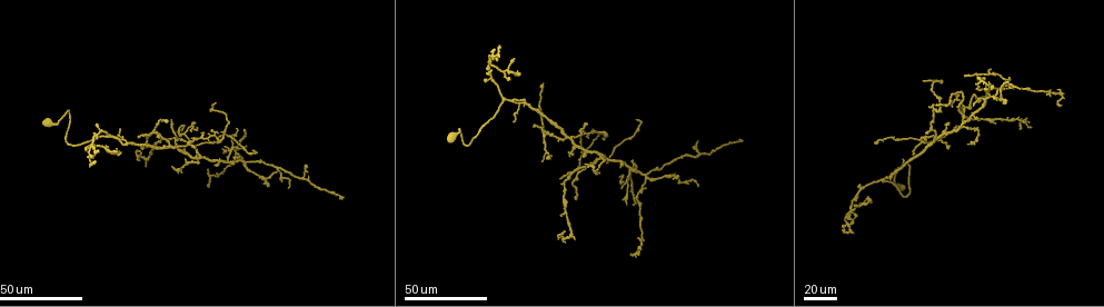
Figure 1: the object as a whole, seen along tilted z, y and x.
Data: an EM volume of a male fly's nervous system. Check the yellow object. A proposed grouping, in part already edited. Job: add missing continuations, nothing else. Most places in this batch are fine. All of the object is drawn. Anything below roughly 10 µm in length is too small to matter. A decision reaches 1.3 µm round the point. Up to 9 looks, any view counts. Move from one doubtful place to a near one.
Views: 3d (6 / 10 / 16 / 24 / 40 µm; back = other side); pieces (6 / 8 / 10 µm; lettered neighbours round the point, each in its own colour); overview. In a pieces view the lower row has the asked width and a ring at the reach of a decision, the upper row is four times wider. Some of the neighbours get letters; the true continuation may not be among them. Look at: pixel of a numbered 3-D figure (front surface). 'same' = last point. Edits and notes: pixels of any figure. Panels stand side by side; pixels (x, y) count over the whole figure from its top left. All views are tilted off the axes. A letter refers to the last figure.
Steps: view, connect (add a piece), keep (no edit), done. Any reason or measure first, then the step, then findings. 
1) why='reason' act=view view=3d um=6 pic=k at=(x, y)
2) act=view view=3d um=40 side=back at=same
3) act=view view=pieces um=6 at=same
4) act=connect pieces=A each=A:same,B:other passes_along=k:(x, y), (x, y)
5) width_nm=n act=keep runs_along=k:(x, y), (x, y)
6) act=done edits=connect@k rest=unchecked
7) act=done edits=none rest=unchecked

why='an open end' act=view view=3d um=24 pic=1 at=(1020, 119)

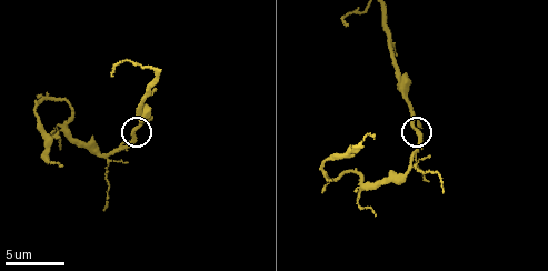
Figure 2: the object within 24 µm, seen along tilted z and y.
why='see the neighbours' act=view view=pieces um=10 pic=2 at=(420, 124)

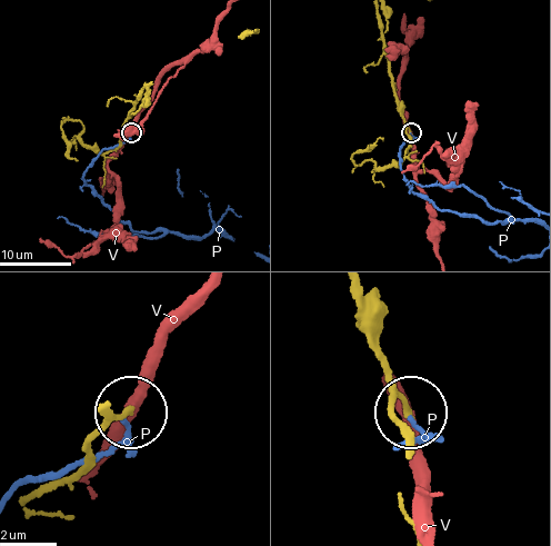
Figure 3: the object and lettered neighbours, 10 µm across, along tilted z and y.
width_nm=200 act=keep each=P:other,V:other runs_along=3:(378, 26), (392, 89), (410, 131) found='none of them fits'

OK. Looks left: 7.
why='end of a long branch' act=view view=3d um=40 pic=1 at=(627, 205)

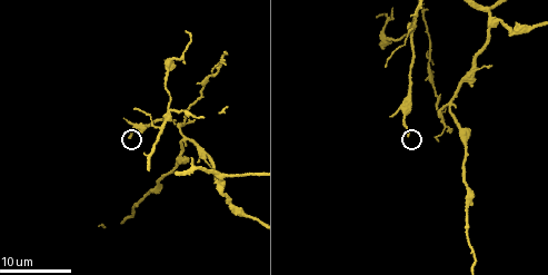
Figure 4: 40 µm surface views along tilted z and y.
act=view view=pieces um=8 pic=4 at=(407, 138)

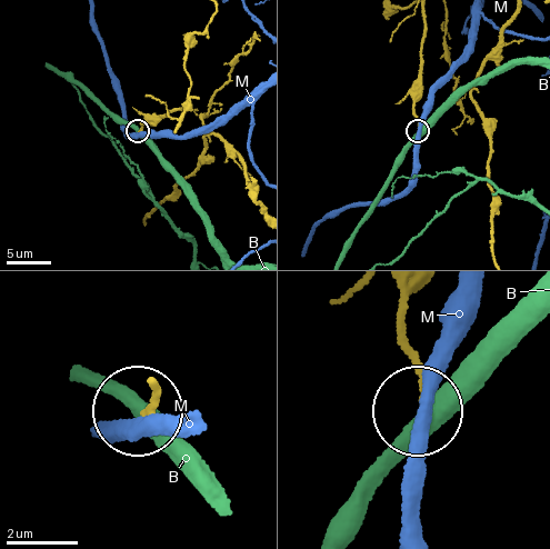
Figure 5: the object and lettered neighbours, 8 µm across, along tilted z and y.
act=keep each=B:other,M:other runs_along=5:(423, 9), (414, 105), (418, 129) found='no lettered piece goes on from it'

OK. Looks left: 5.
why='free end' act=view view=3d um=24 pic=1 at=(118, 131)

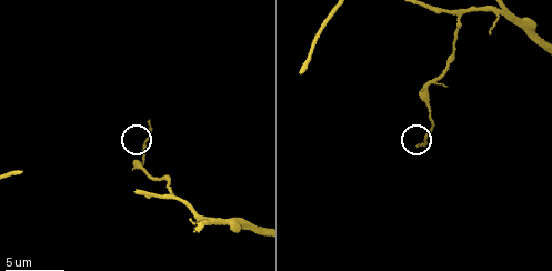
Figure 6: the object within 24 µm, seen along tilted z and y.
act=view view=pieces um=8 pic=6 at=(148, 122)

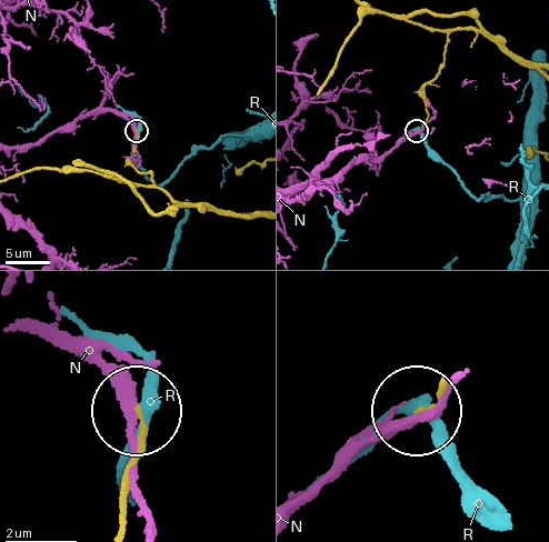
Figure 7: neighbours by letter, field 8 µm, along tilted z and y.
width_nm=130 act=keep each=N:other,R:other runs_along=7:(119, 528), (143, 437), (138, 414) found='none of them fits'

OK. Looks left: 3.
why='long arm stops here' act=view view=3d um=40 pic=1 at=(964, 75)

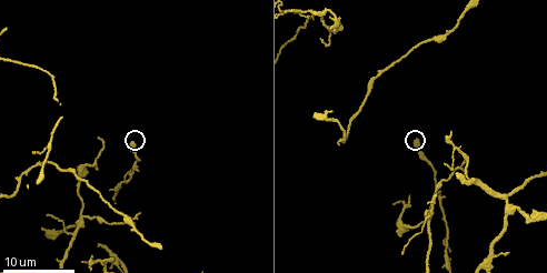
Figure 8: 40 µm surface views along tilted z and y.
act=view view=pieces um=8 pic=8 at=(415, 140)

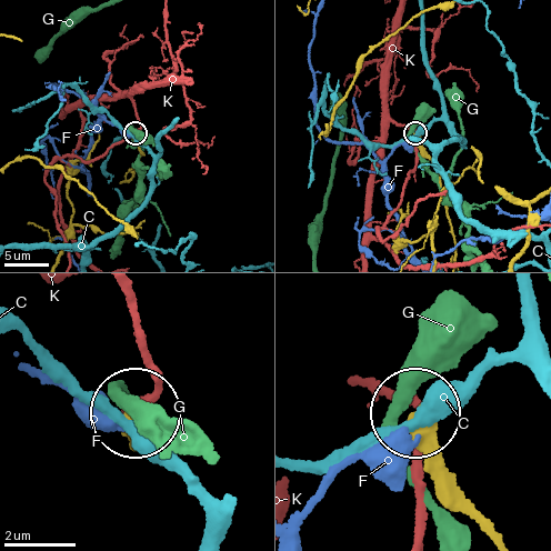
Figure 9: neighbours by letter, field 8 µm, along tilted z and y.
act=keep each=C:other,F:other,G:other,K:other runs_along=9:(488, 529), (414, 416) found='none of them fits'

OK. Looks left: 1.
act=done edits=none rest=unchecked

